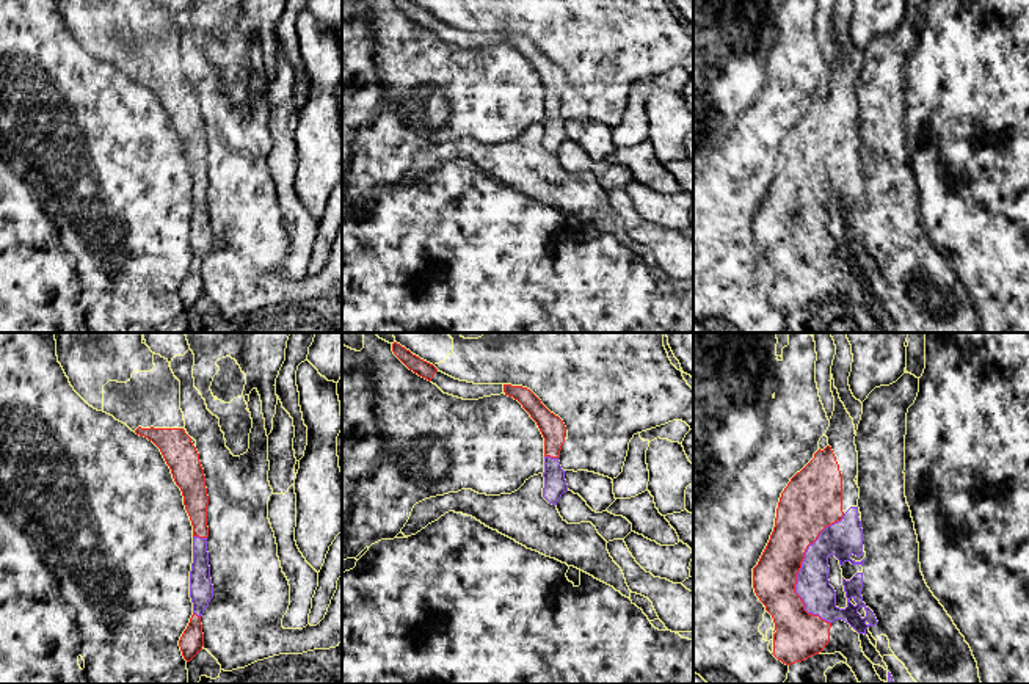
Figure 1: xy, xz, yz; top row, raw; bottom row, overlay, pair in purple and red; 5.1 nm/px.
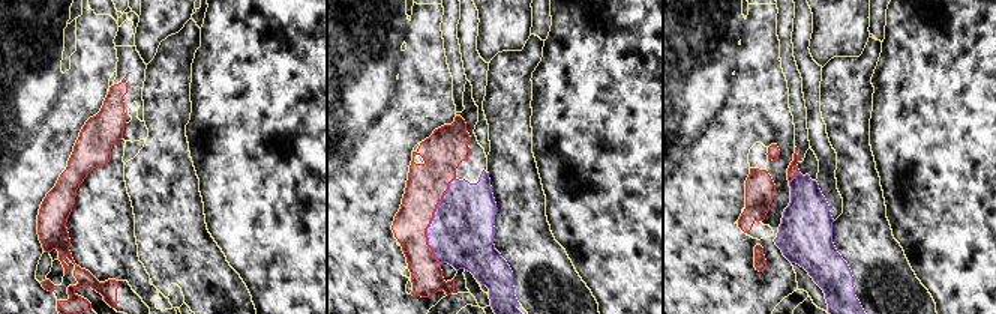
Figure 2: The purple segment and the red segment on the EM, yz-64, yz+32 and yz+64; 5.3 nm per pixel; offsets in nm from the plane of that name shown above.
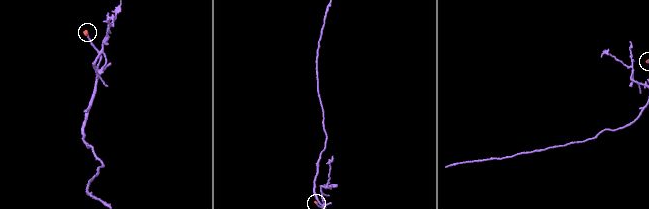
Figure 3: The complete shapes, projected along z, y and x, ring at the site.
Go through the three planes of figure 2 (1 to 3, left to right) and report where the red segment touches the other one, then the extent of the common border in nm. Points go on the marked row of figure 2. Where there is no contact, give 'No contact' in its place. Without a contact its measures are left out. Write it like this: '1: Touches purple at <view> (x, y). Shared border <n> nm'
1: No contact
2: Touches purple at yz+32 (432, 220). Shared border 480 nm
3: Touches purple at yz+64 (794, 178). Shared border 80 nm

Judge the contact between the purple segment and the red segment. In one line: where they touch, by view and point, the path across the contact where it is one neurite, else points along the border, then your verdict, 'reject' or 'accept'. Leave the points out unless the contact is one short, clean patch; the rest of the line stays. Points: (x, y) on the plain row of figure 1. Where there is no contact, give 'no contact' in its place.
meets purple in yz at (800, 218); accept

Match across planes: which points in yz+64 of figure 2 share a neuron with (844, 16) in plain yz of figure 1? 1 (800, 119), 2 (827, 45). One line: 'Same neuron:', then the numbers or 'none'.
Same neuron: none

